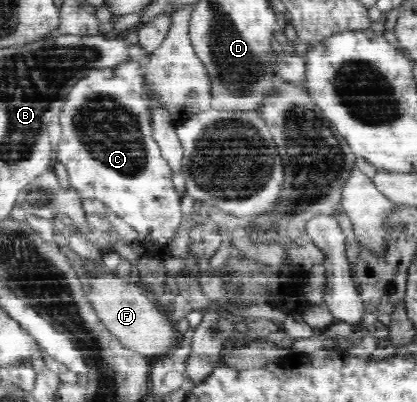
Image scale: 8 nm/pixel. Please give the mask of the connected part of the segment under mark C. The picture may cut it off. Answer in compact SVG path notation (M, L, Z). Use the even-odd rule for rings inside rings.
M126 60L114 67L92 70L84 79L72 86L58 116L61 125L61 138L58 144L58 160L68 171L69 186L79 192L81 198L102 203L118 218L137 232L138 242L151 254L163 250L176 236L185 219L180 210L182 197L172 184L173 171L161 154L156 139L153 138L153 104L146 91L142 65L137 60Z

